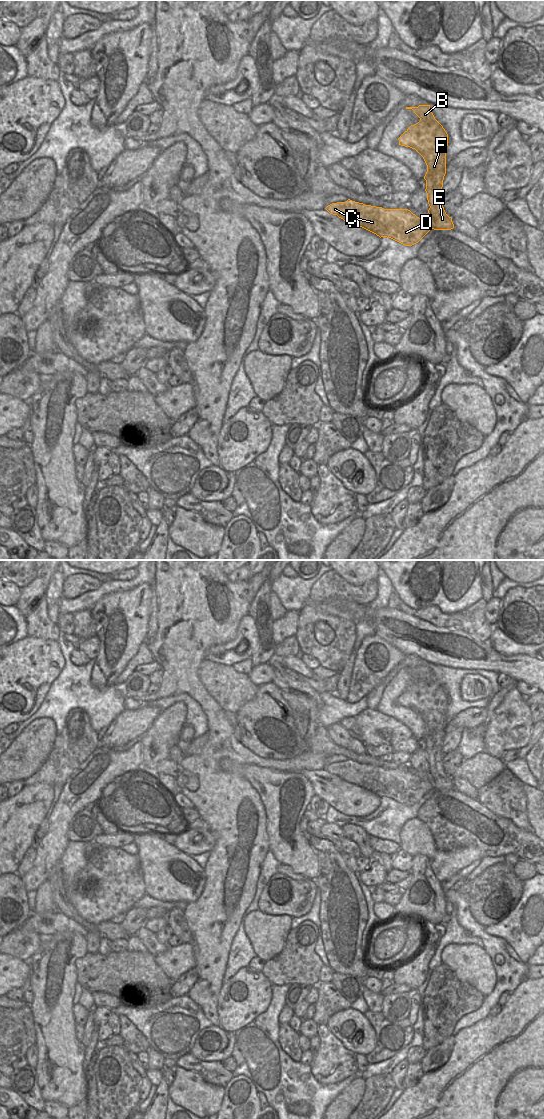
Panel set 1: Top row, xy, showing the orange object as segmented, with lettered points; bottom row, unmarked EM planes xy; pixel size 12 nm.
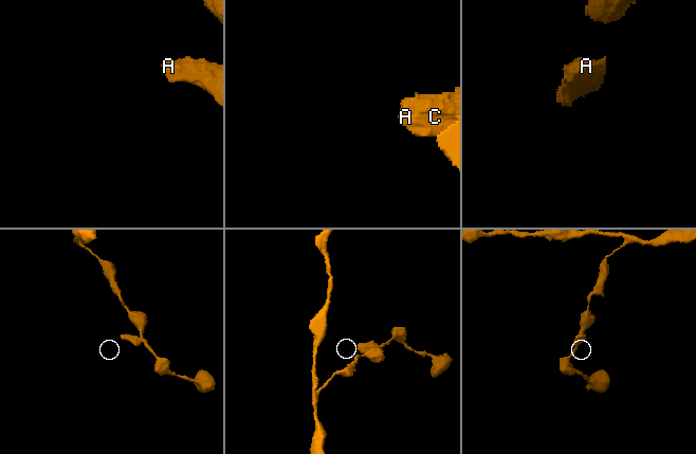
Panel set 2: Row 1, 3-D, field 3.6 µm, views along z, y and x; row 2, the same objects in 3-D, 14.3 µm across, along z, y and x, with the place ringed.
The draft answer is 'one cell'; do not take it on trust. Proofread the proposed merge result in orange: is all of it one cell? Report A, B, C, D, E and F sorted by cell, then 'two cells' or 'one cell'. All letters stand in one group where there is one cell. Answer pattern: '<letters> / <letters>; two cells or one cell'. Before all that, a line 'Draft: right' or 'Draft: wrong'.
Draft: right
A B C D E F; one cell

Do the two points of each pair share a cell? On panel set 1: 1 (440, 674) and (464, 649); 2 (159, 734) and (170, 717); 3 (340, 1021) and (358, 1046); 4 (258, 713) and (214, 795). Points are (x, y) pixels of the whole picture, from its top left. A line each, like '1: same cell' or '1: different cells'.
1: different cells
2: same cell
3: same cell
4: different cells

